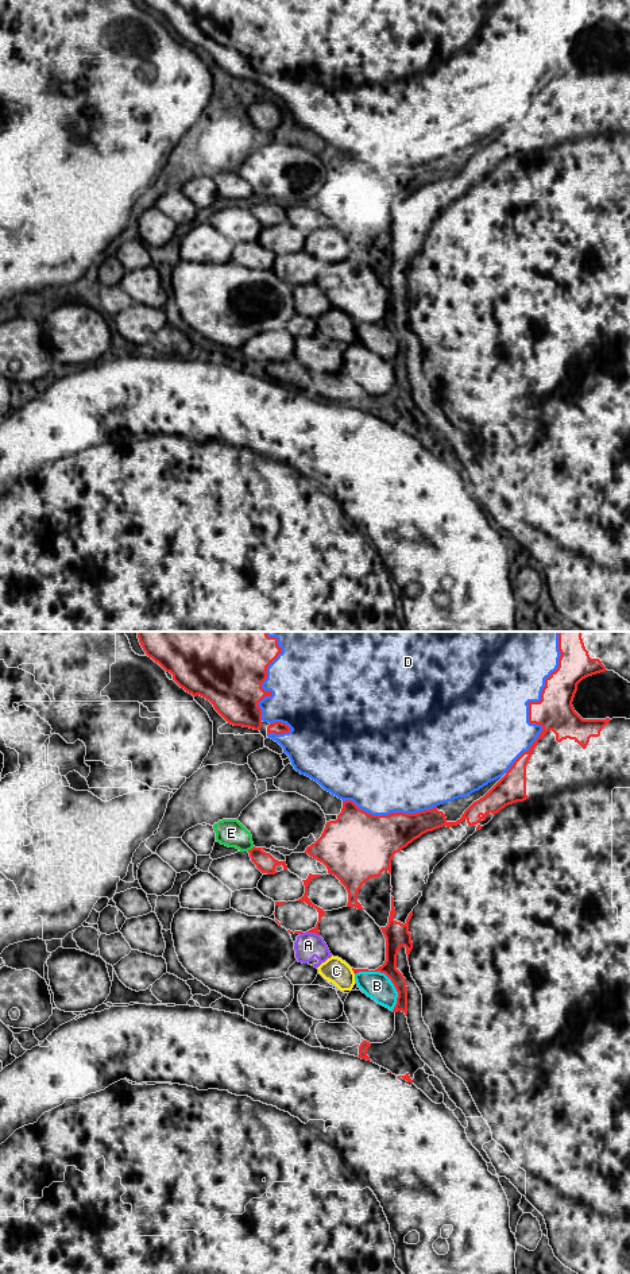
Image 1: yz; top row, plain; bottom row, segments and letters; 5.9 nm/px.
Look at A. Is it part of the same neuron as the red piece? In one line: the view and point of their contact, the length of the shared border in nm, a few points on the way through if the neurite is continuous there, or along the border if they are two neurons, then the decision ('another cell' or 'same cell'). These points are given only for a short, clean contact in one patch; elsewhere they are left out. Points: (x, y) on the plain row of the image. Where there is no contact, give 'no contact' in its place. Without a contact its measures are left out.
meets red in yz at (313, 284); contact 80 nm long; border along yz (306, 284), (314, 284), (319, 288); another cell

